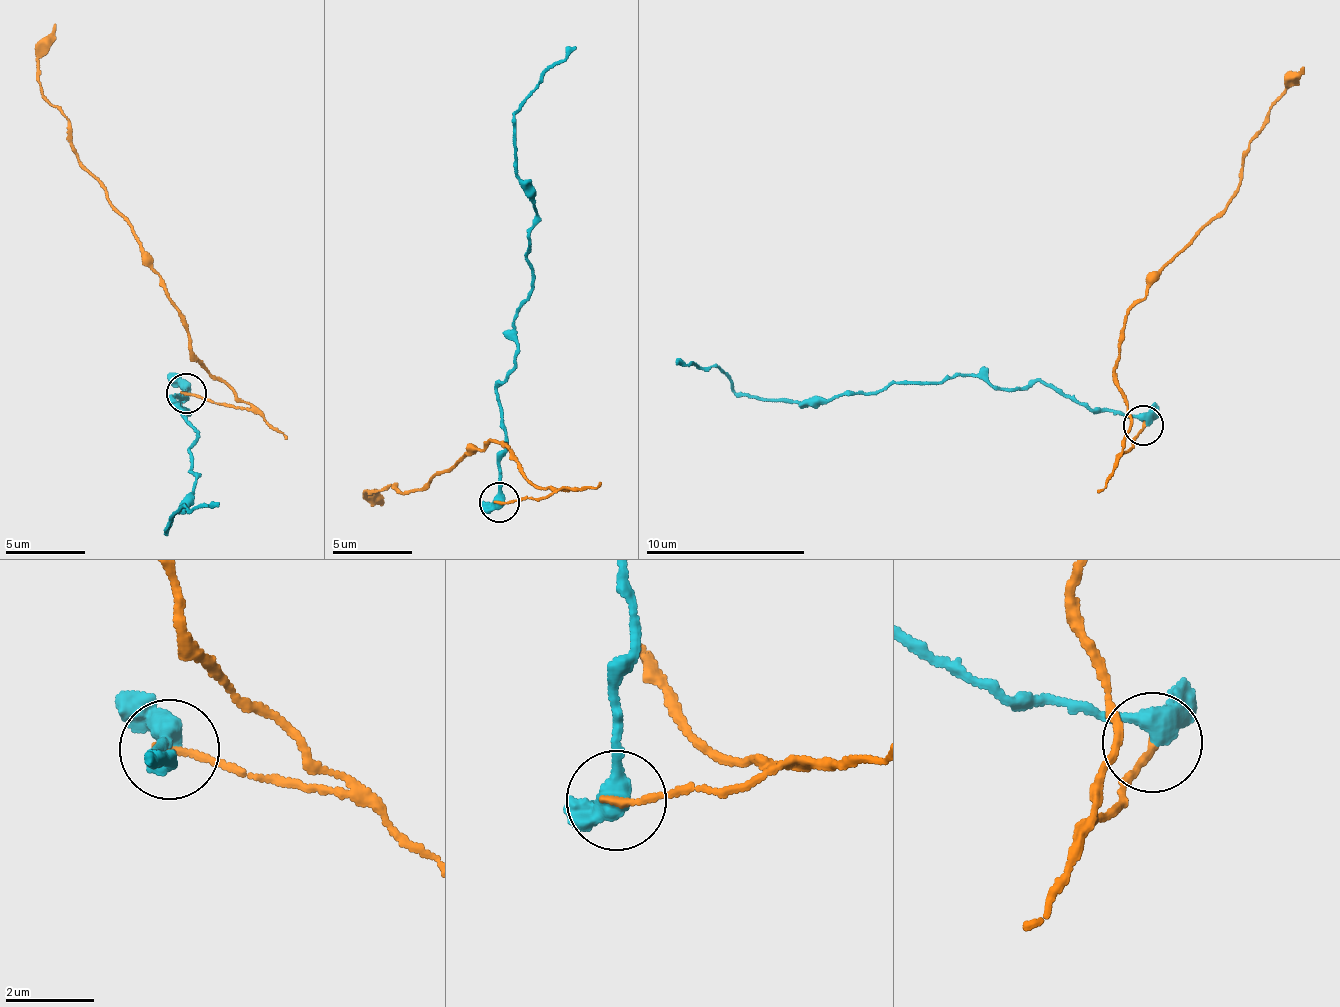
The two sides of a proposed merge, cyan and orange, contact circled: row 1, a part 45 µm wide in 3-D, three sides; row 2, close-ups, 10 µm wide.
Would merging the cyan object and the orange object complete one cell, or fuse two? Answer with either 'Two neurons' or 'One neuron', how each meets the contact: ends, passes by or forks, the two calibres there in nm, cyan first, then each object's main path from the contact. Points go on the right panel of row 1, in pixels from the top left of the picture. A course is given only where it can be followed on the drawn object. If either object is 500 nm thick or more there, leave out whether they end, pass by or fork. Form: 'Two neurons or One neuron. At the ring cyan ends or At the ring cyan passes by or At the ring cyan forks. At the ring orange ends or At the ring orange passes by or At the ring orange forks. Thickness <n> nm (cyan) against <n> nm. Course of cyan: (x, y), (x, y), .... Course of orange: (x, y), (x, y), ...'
Two neurons. At the ring cyan passes by. At the ring orange ends. Thickness 420 nm (cyan) against 180 nm. Course of cyan: (1142, 424), (1078, 406), (1043, 381), (1010, 388), (962, 374), (795, 401), (747, 398), (731, 377), (675, 360). Course of orange: (1142, 424), (1121, 451), (1132, 413), (1114, 375), (1119, 330), (1239, 189), (1244, 151), (1290, 76), (1305, 68)

